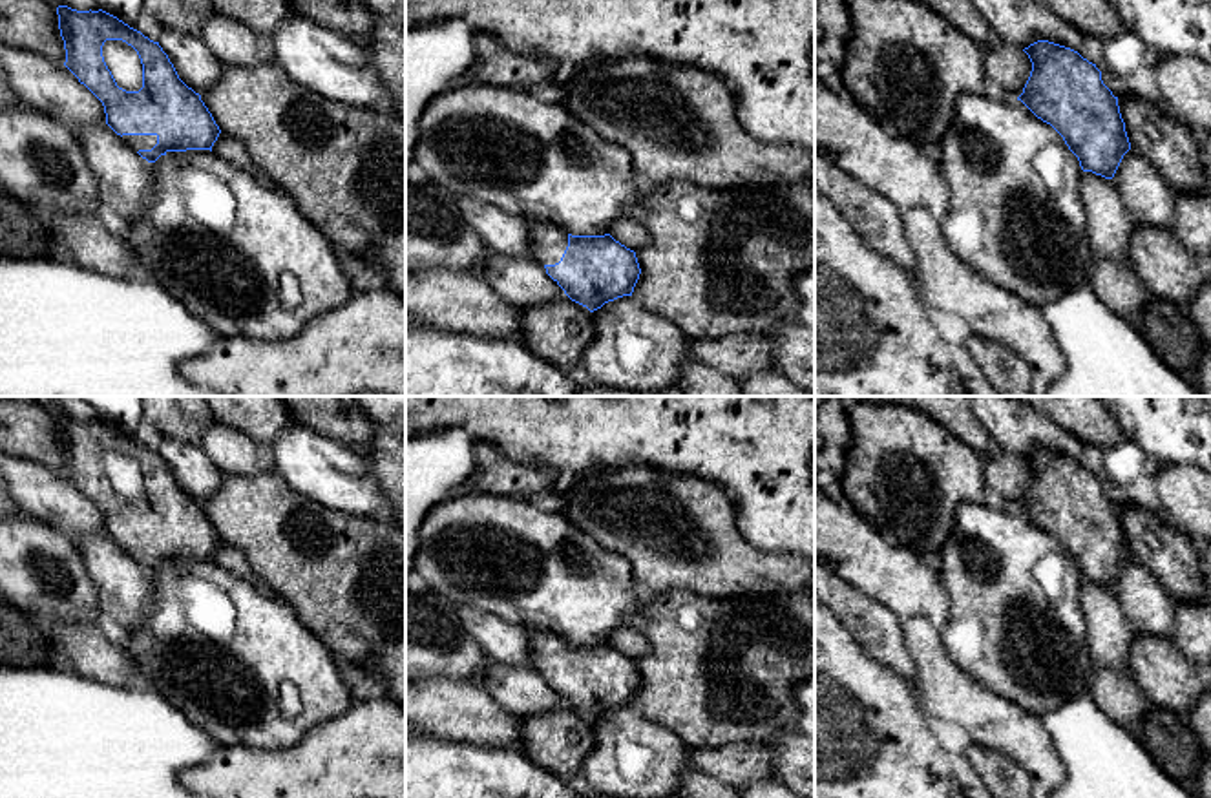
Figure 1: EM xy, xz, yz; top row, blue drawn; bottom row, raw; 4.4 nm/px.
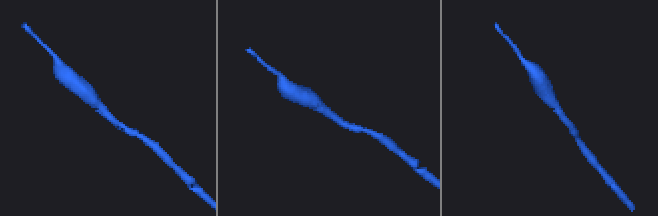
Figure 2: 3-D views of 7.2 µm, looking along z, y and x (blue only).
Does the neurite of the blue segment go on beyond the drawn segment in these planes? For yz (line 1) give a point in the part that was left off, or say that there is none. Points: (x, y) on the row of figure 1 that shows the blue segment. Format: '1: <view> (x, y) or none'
1: none

